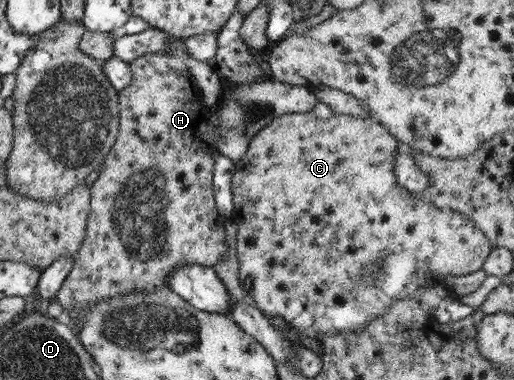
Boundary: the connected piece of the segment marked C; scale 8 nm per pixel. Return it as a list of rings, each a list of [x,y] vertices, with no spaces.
[[[310,111],[279,115],[249,141],[243,158],[236,162],[231,176],[232,212],[228,217],[237,225],[235,249],[237,249],[236,257],[239,262],[240,286],[252,297],[255,307],[259,311],[271,316],[282,317],[289,330],[292,329],[302,338],[315,339],[317,334],[363,328],[367,322],[381,314],[385,308],[393,306],[395,300],[403,298],[418,300],[417,288],[425,286],[425,282],[431,282],[441,288],[438,281],[441,275],[465,275],[482,269],[482,264],[490,252],[491,245],[473,221],[457,211],[437,209],[425,198],[411,199],[409,191],[397,184],[392,159],[401,150],[395,139],[373,118],[366,118],[363,121],[353,115],[333,113],[329,119],[316,119]]]

